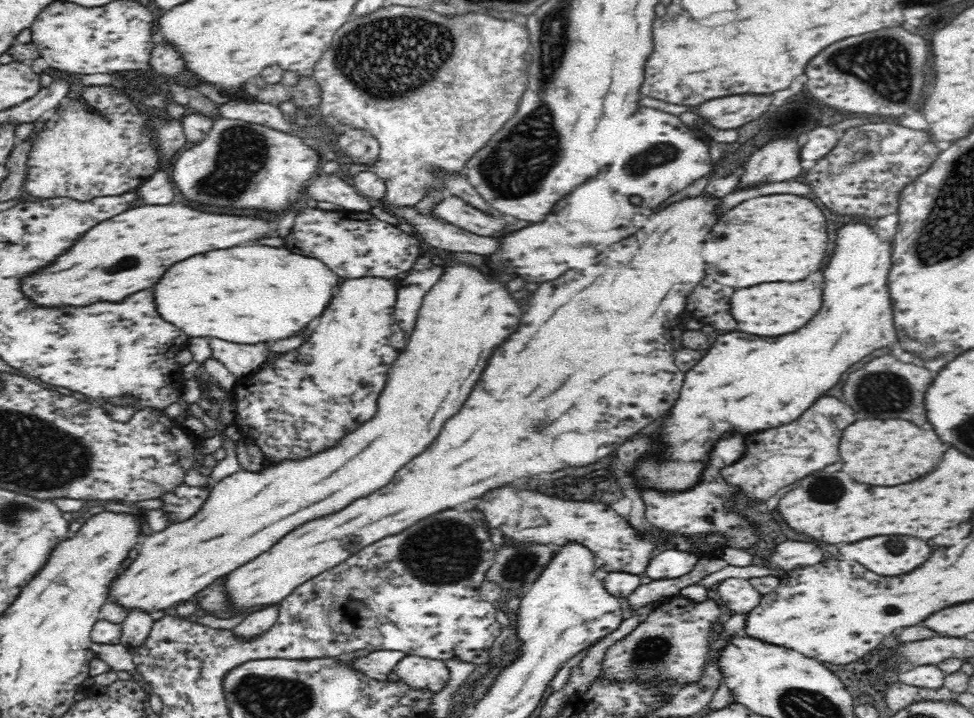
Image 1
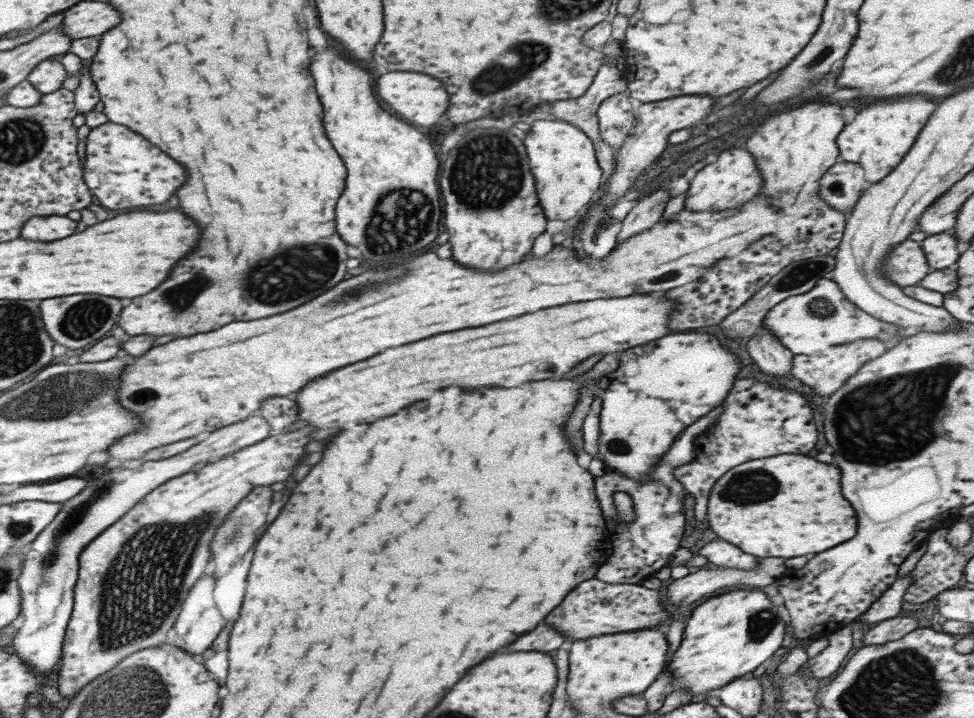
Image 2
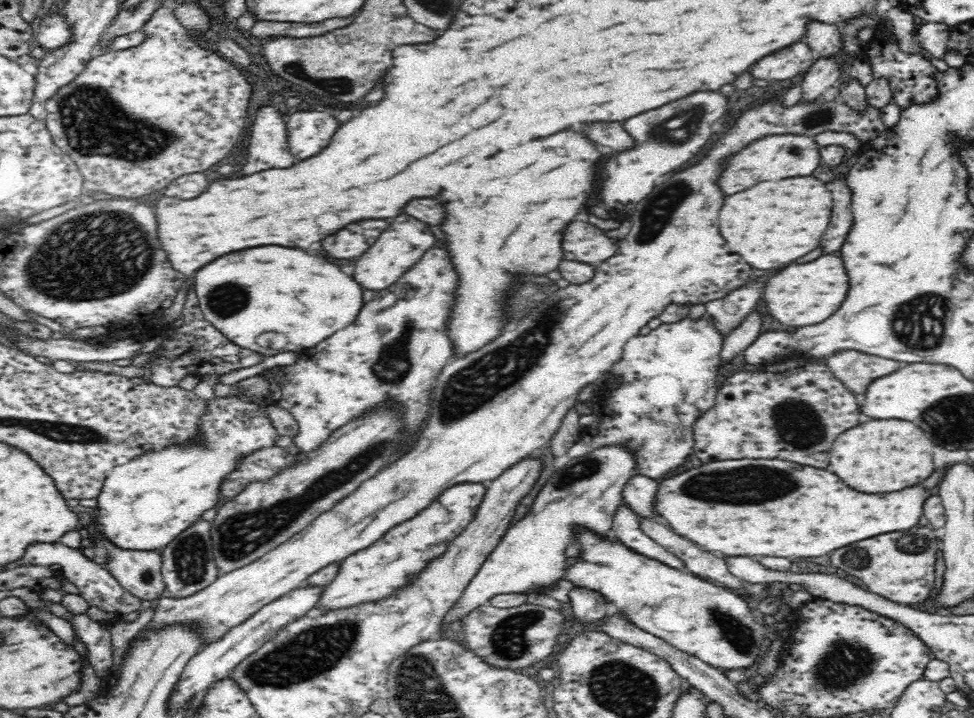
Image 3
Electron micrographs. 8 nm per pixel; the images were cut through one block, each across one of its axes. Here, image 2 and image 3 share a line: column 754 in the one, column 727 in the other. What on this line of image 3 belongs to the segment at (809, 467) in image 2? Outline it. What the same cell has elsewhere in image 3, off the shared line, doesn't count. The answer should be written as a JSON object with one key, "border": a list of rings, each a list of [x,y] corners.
{"border":[[[722,460],[722,462],[710,462],[710,464],[702,464],[698,468],[686,470],[682,474],[670,476],[666,480],[660,482],[658,486],[658,494],[656,494],[656,502],[654,502],[654,510],[666,520],[666,524],[680,536],[686,536],[688,540],[696,542],[698,546],[702,546],[708,552],[720,552],[724,556],[824,556],[832,550],[838,550],[842,546],[848,546],[852,542],[858,540],[866,540],[878,534],[886,534],[886,532],[894,532],[894,530],[908,530],[912,526],[918,524],[918,518],[922,516],[922,506],[924,500],[928,498],[928,490],[924,490],[922,486],[912,486],[900,492],[890,492],[890,494],[862,494],[854,488],[848,488],[836,474],[828,472],[828,470],[818,470],[818,468],[810,468],[810,466],[798,466],[792,462],[784,462],[784,460]]]}

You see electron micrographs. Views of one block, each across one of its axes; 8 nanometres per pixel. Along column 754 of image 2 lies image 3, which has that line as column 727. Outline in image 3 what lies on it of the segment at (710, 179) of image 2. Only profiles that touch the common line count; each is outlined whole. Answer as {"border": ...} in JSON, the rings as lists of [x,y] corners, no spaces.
{"border":[[[780,134],[780,136],[768,136],[758,142],[752,142],[746,150],[734,154],[730,162],[726,164],[718,184],[722,186],[722,192],[726,196],[736,194],[740,190],[746,190],[754,186],[754,182],[764,182],[764,180],[784,180],[792,176],[810,176],[820,164],[820,152],[818,144],[810,136],[790,136],[790,134]]]}

